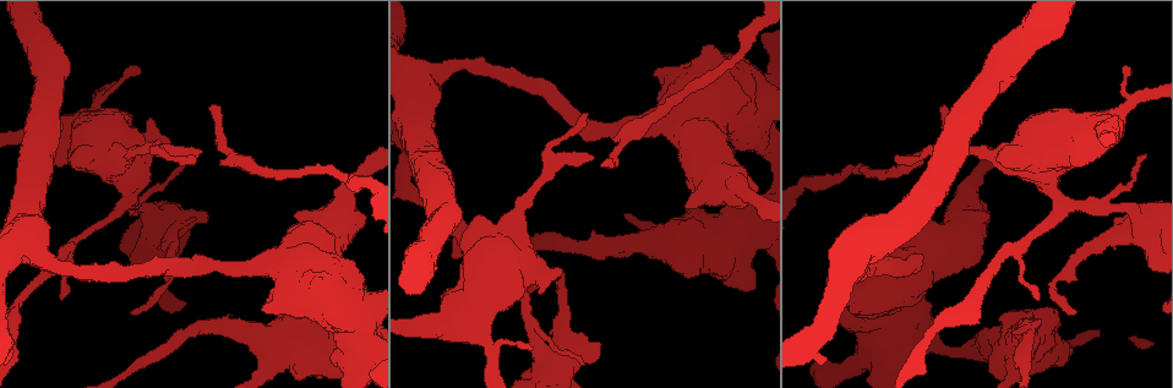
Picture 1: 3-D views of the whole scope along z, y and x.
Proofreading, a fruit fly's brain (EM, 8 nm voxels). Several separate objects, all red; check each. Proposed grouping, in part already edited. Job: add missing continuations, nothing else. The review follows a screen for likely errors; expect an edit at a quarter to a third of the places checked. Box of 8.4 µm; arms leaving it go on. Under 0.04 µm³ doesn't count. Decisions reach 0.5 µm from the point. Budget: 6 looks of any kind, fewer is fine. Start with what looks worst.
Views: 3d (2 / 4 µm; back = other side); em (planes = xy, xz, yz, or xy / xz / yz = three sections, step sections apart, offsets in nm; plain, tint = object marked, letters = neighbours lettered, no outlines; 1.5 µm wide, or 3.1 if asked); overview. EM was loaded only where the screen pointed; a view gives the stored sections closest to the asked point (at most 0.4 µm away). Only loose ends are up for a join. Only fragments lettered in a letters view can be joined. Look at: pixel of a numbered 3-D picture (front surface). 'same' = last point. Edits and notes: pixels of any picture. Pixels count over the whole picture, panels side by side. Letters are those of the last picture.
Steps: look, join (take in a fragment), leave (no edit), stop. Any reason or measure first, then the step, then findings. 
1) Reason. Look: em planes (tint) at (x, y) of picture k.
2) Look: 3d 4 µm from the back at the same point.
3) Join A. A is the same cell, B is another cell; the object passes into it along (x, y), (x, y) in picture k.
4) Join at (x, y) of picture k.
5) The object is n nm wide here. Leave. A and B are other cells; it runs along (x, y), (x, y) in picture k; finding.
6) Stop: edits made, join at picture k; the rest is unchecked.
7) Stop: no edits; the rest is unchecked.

Free end. Look: em planes (plain) at (146, 121) of picture 1.

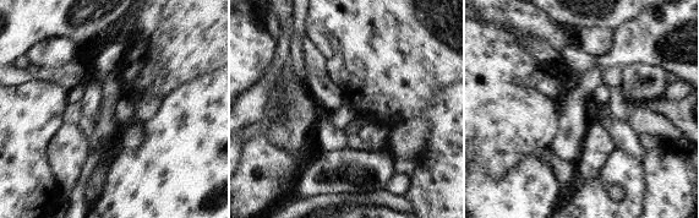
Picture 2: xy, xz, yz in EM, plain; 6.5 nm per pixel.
See the neighbours. Look: em planes (letters) at the same point.

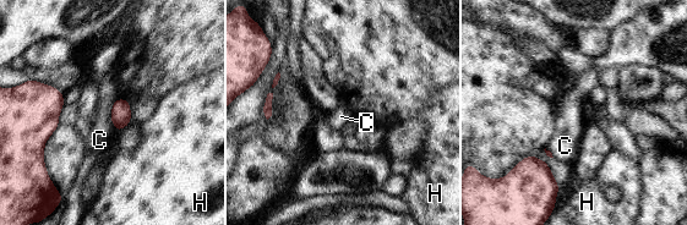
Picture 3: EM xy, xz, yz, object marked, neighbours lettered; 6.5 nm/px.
The longest contact is with C, 220 nm. Leave. C and H are other cells; none of them fits.

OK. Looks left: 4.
Stops while still wide. Look: 3d 4 µm at (1068, 347) of picture 1.

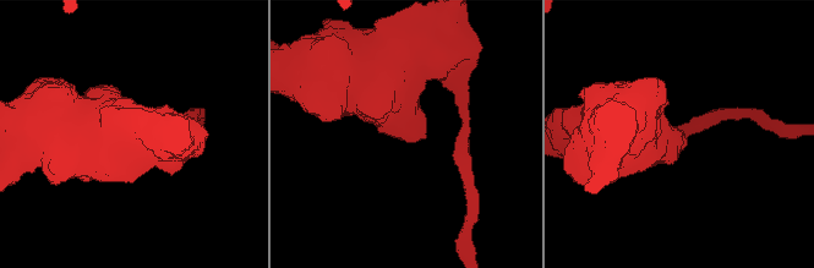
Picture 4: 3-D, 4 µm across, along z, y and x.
Shape alone is not enough. Look: em planes (tint) at (425, 138) of picture 4.

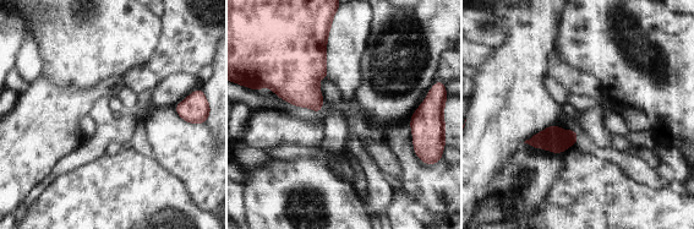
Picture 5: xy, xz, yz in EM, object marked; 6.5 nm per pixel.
What lies round it. Look: em planes (letters) at the same point.

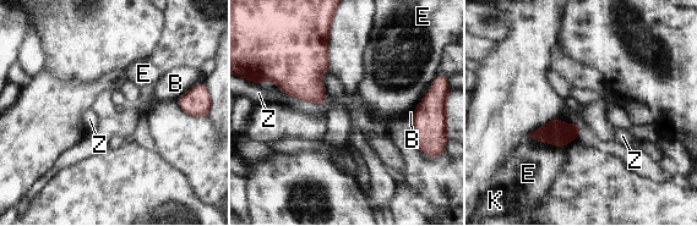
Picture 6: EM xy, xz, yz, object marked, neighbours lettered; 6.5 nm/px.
Leave. B, E, K and Z are other cells; a border runs along (527, 136), (555, 145), (570, 142) in picture 6; no lettered fragment goes on from it.

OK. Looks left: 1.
Stop: no edits; the rest is unchecked.

